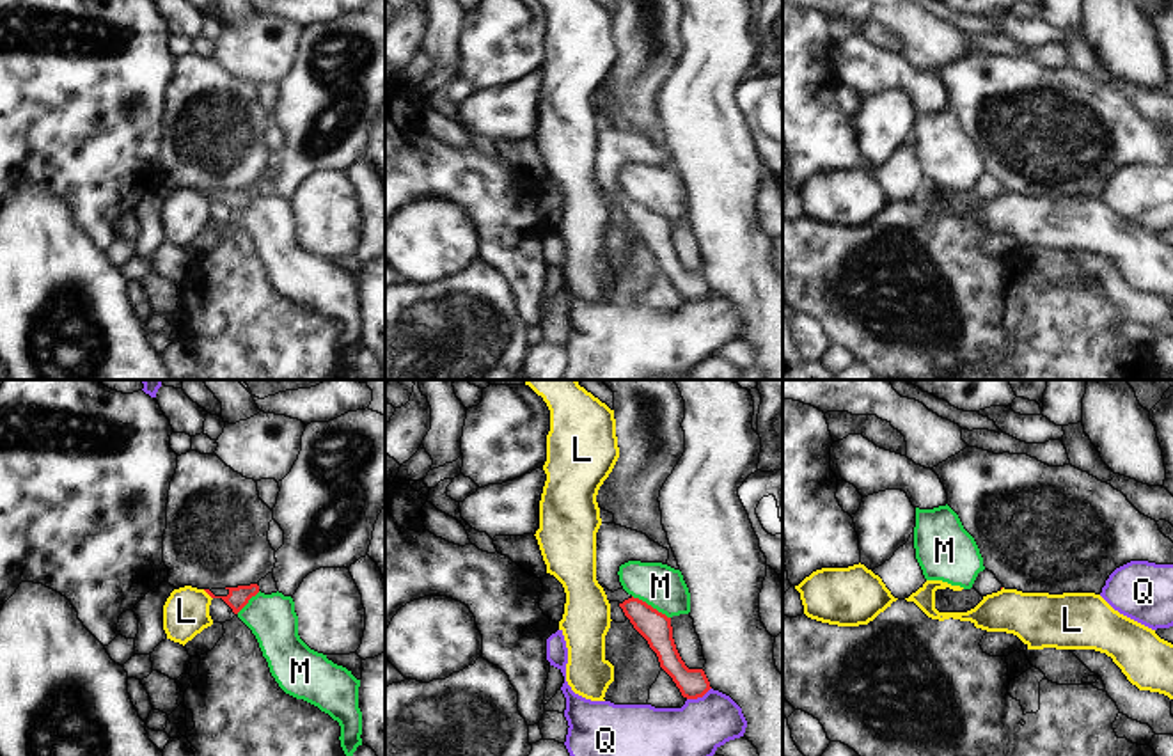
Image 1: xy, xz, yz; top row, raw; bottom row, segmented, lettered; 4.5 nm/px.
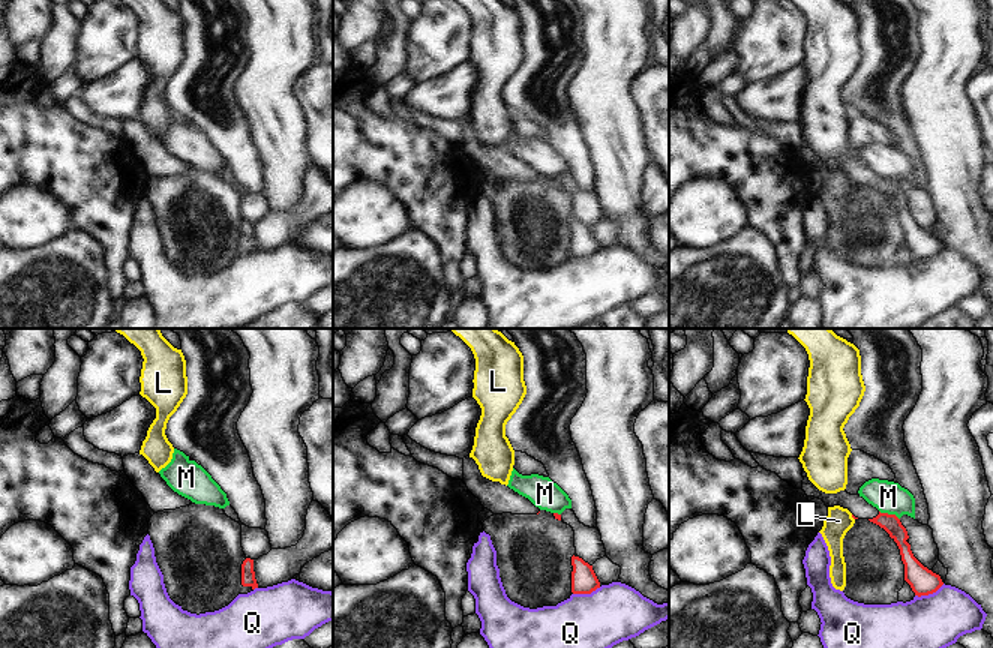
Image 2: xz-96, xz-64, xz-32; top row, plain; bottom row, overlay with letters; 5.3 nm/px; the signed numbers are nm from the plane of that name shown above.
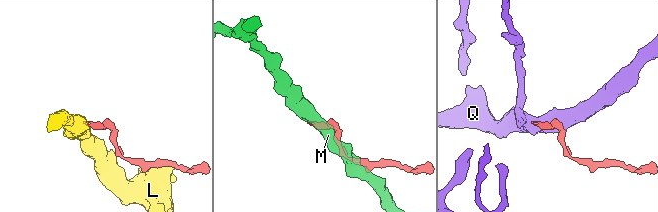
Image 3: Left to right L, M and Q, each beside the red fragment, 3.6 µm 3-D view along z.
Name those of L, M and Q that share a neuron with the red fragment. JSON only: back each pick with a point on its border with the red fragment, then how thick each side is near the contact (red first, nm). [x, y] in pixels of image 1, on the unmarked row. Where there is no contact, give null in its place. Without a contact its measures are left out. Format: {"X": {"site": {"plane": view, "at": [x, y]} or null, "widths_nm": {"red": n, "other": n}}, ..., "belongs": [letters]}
{"belongs": []}

